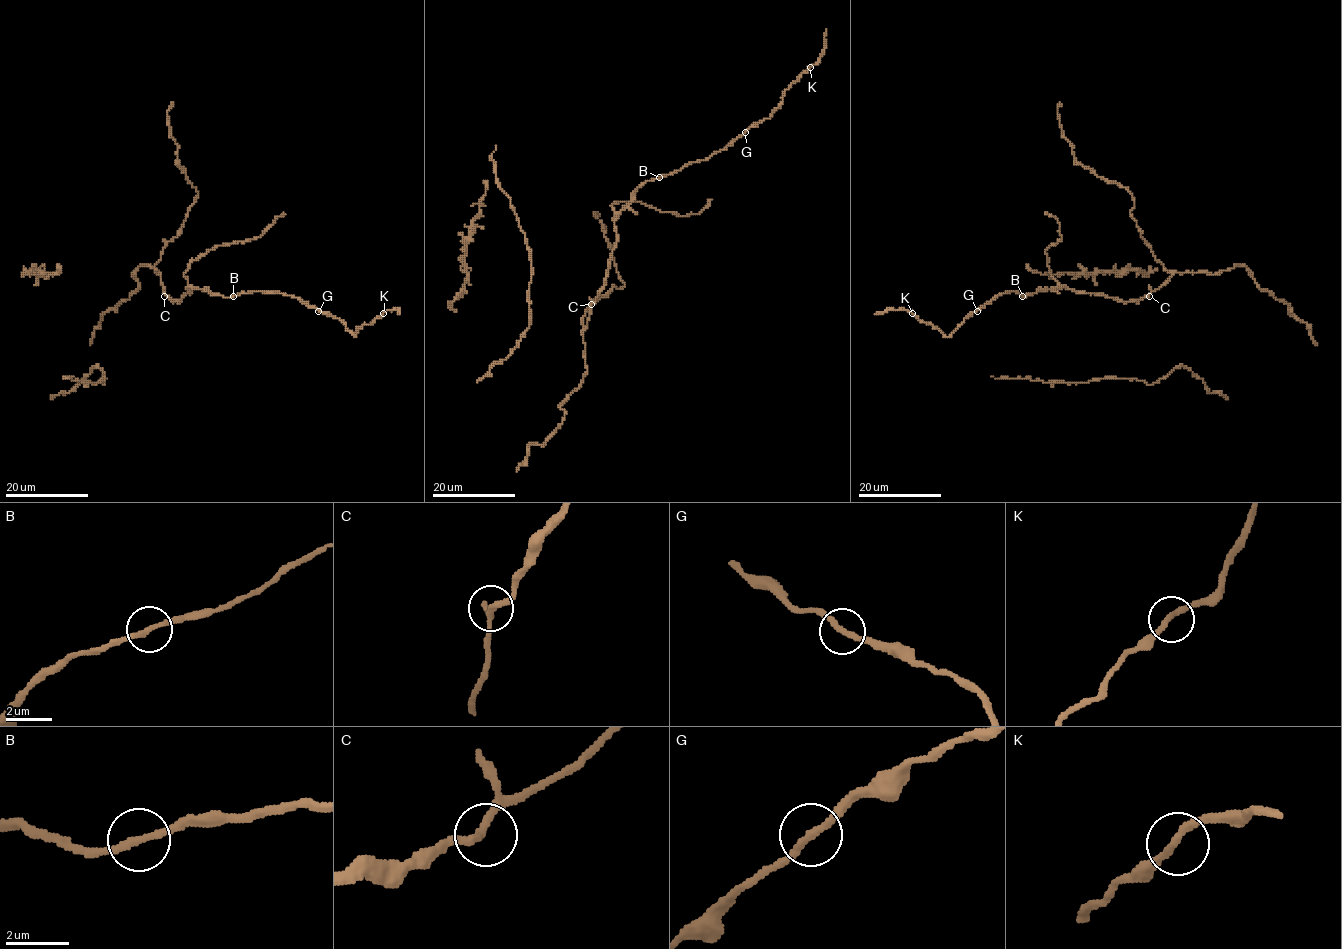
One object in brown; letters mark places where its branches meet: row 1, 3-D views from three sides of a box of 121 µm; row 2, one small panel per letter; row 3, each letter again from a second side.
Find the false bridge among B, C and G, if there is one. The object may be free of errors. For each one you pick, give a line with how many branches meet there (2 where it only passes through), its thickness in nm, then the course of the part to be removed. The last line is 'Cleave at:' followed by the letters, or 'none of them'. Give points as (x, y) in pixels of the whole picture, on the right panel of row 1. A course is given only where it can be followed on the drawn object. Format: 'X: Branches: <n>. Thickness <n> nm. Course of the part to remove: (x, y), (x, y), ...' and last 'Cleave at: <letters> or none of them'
G: Branches: 2. Thickness 240 nm. Course of the part to remove: (977, 310), (948, 336), (907, 309), (893, 308), (875, 314)
Cleave at: G

